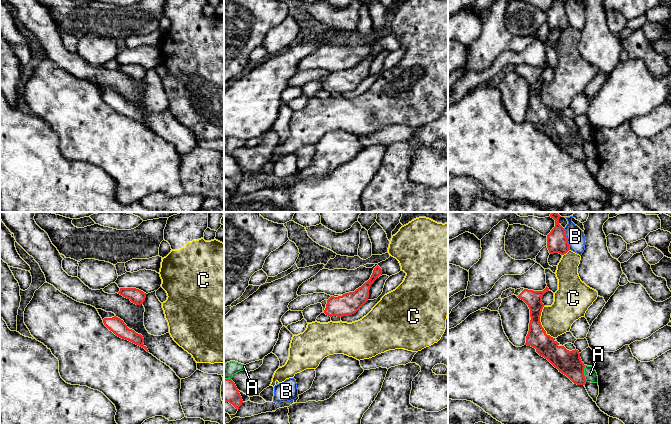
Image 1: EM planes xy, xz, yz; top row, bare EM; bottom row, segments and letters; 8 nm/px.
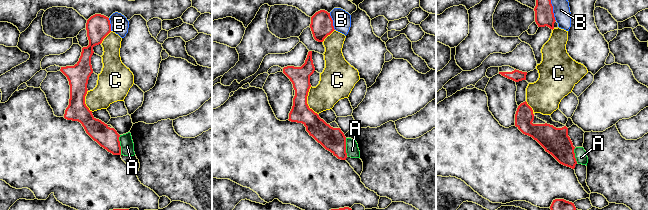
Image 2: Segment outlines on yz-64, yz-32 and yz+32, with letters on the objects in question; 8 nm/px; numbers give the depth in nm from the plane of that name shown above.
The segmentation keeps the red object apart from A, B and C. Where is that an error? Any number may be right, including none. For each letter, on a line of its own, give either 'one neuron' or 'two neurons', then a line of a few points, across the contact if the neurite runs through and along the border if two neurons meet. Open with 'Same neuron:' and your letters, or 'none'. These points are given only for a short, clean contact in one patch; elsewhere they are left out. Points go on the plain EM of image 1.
Same neuron: none
A: two neurons
B: two neurons
C: two neurons

